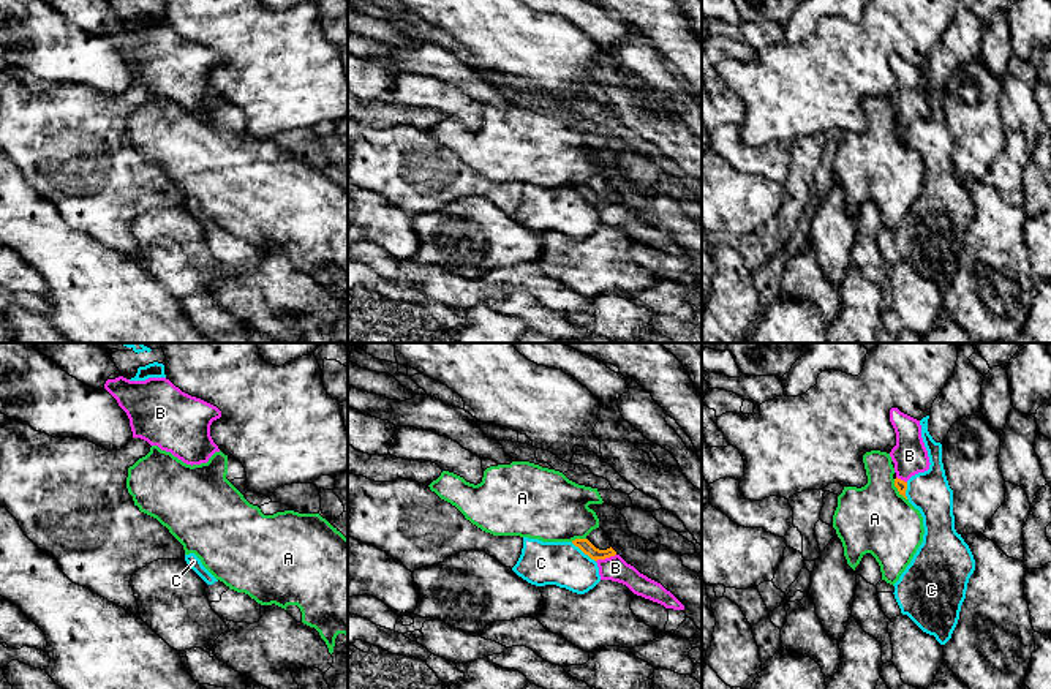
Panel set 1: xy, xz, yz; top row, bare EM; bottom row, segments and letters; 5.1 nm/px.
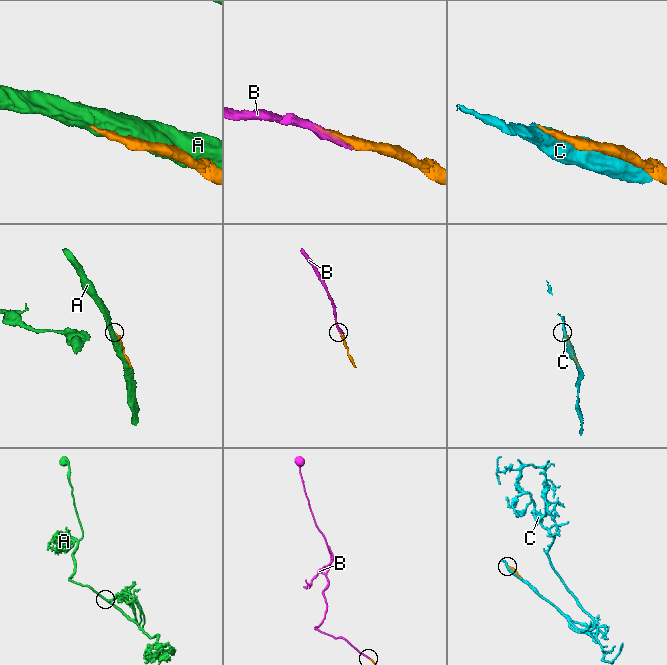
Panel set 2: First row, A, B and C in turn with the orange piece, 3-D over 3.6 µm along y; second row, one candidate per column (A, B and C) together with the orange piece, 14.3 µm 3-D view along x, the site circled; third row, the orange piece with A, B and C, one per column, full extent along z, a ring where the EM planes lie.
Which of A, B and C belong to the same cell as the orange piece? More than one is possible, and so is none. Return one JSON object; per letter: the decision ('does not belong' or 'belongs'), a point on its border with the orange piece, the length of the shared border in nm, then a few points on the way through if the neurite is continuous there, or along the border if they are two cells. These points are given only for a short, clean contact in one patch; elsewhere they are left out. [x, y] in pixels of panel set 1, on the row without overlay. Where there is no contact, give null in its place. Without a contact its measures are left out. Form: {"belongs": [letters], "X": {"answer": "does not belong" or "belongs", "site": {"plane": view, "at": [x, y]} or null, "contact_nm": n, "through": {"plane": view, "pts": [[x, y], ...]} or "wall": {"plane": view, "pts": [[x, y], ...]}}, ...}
{"belongs": ["B"], "A": {"answer": "does not belong", "site": {"plane": "yz", "at": [898, 136]}, "contact_nm": 130}, "B": {"answer": "belongs", "site": {"plane": "xz", "at": [606, 203]}, "contact_nm": 110}, "C": {"answer": "does not belong", "site": {"plane": "xz", "at": [583, 198]}, "contact_nm": 160}}

